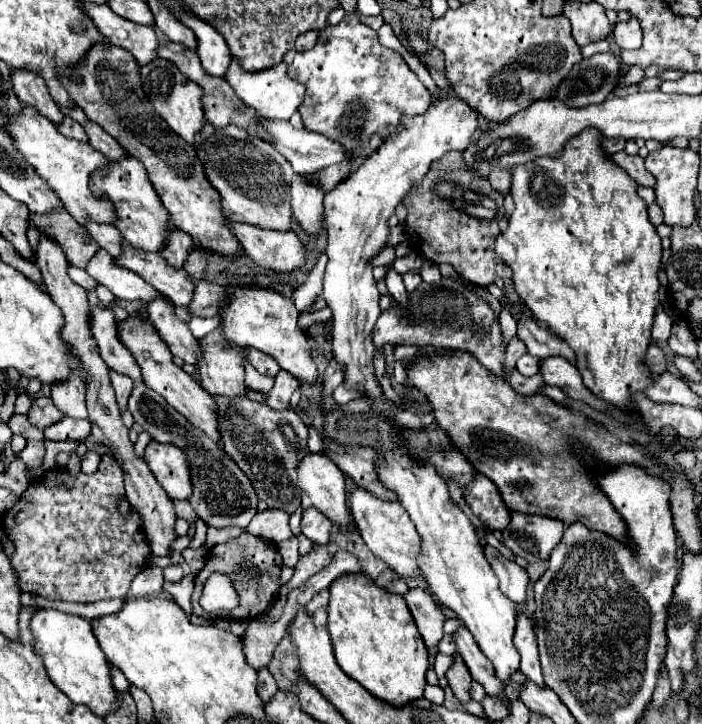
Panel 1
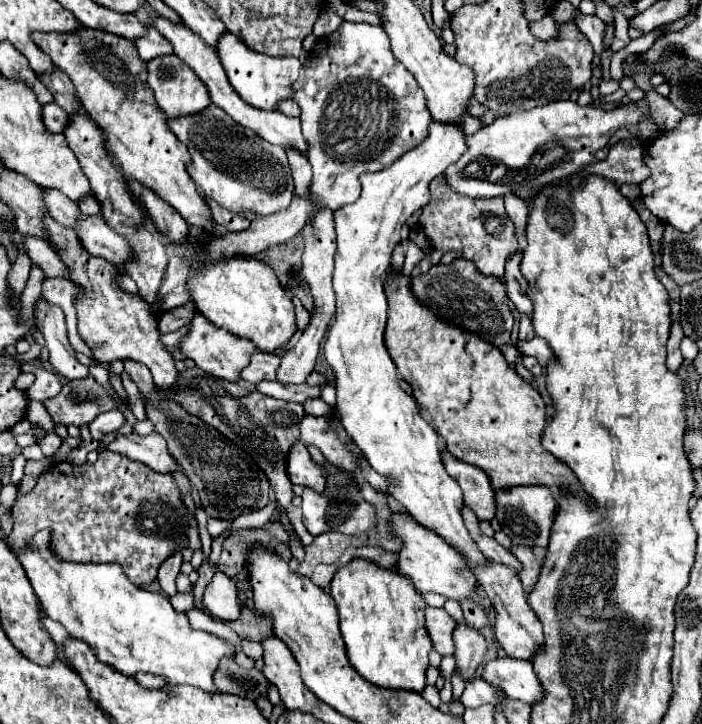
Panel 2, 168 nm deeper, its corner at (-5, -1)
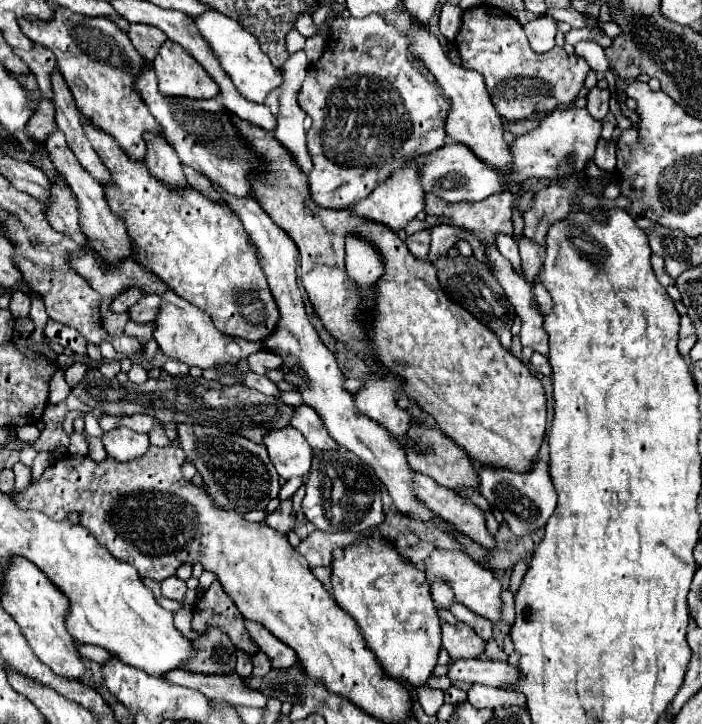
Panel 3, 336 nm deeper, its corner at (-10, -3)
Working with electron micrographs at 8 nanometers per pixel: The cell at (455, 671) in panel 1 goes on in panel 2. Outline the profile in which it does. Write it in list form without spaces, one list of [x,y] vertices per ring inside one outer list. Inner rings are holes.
[[[461,622],[455,628],[455,660],[457,668],[461,670],[463,678],[469,680],[475,676],[477,666],[483,662],[487,644],[485,638],[479,634],[479,630],[467,626],[467,622]]]

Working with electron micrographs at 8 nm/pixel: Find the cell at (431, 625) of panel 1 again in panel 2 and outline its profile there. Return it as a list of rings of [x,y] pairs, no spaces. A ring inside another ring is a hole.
[[[427,606],[425,610],[425,620],[427,620],[427,632],[433,640],[433,648],[441,656],[451,656],[455,652],[453,646],[453,630],[455,630],[455,620],[443,610],[443,608],[431,608]]]

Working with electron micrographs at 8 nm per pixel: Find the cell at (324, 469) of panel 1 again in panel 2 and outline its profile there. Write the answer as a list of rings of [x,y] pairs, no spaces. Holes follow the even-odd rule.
[[[295,442],[295,446],[291,446],[287,454],[287,474],[291,484],[311,486],[317,492],[325,490],[325,470],[311,460],[303,442]]]

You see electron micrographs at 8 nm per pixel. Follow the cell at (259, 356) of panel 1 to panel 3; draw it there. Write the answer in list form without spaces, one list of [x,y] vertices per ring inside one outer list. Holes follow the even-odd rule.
[[[264,350],[264,352],[250,354],[250,356],[248,356],[248,366],[250,366],[252,372],[266,376],[268,370],[278,370],[278,368],[282,368],[282,366],[284,366],[284,360],[282,360],[280,356],[276,356],[274,352]]]

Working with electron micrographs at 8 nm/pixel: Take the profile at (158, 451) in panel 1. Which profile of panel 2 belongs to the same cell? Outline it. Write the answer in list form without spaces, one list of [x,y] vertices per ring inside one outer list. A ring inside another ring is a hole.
[[[153,432],[149,436],[137,436],[137,434],[129,434],[129,436],[117,436],[109,446],[111,452],[123,454],[131,460],[143,462],[149,468],[163,472],[163,474],[173,474],[177,472],[177,462],[171,458],[171,454],[167,452],[165,440],[161,434]]]

